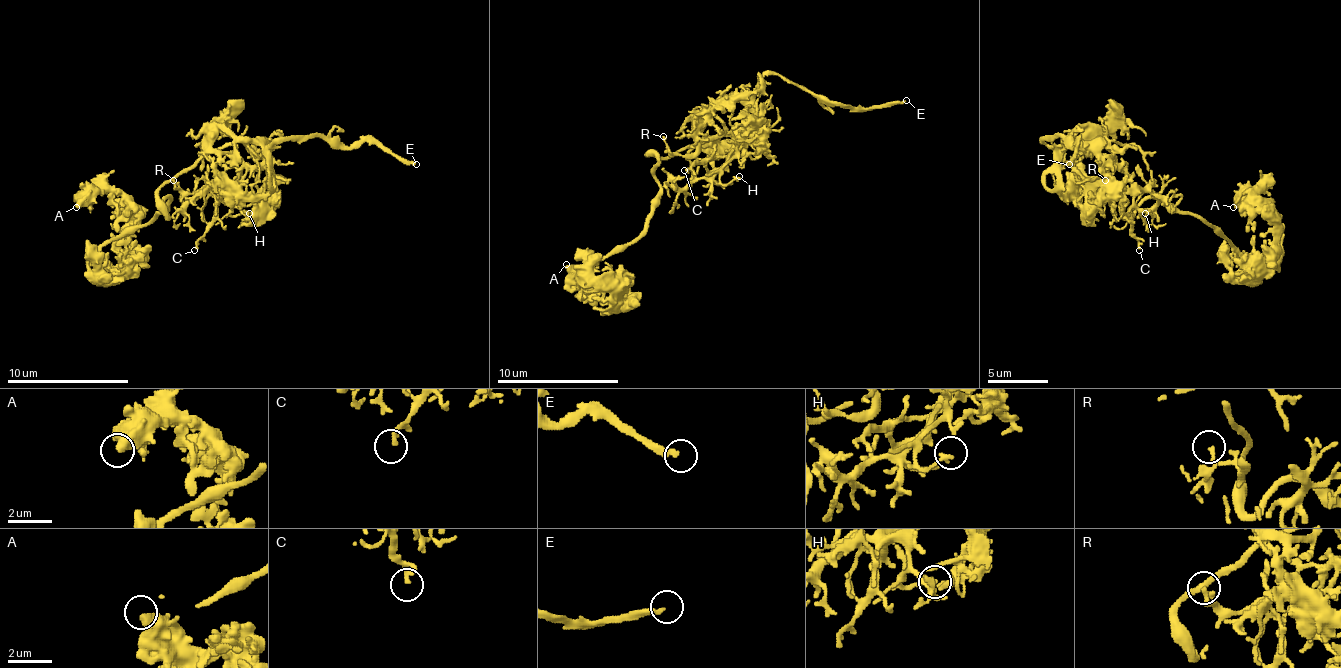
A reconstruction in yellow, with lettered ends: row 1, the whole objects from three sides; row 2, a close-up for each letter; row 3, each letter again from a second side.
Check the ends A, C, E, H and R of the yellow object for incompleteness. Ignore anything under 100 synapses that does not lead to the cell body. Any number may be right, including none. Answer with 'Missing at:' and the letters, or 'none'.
Missing at: E

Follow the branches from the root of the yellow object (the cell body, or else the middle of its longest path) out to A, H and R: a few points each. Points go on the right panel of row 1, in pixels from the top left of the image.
A: (1151, 207), (1136, 213), (1148, 198), (1196, 213), (1230, 243), (1236, 274), (1251, 250), (1254, 195), (1233, 207)
H: (1151, 207), (1157, 201), (1148, 192), (1139, 192), (1133, 201), (1154, 216), (1145, 213)
R: (1151, 207), (1157, 201), (1114, 167), (1090, 186), (1078, 183), (1093, 180), (1123, 192), (1105, 180)

